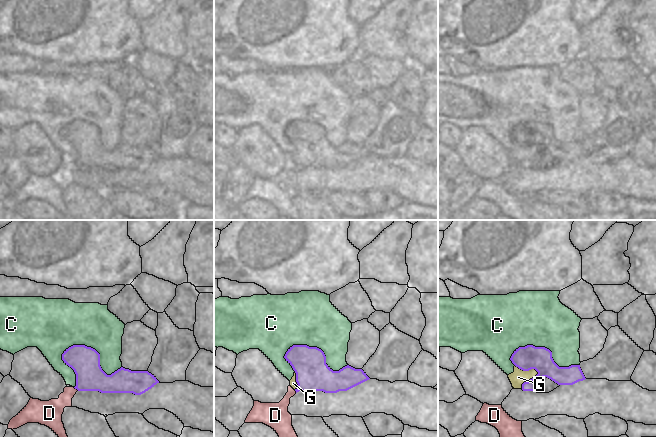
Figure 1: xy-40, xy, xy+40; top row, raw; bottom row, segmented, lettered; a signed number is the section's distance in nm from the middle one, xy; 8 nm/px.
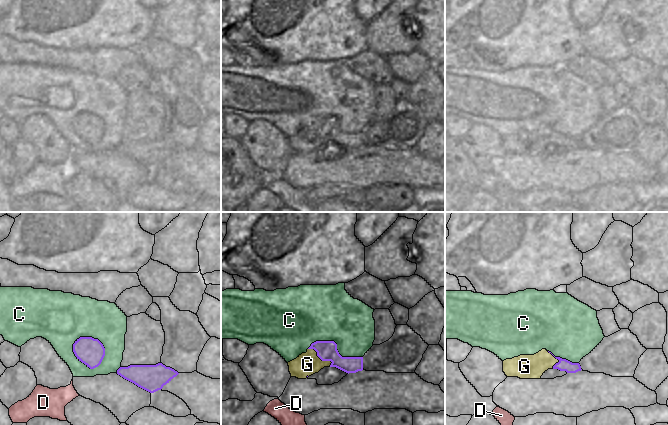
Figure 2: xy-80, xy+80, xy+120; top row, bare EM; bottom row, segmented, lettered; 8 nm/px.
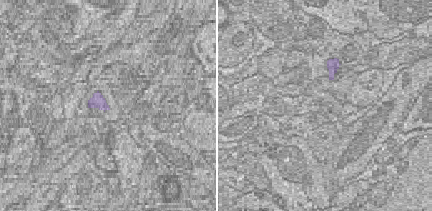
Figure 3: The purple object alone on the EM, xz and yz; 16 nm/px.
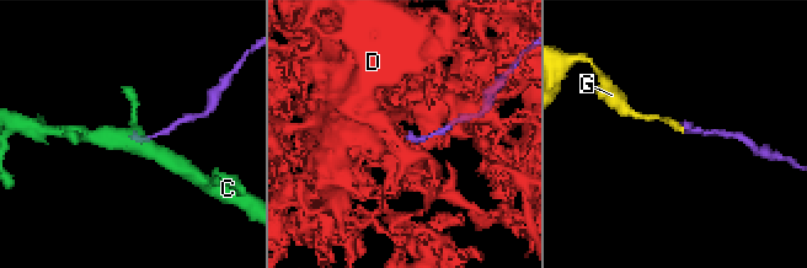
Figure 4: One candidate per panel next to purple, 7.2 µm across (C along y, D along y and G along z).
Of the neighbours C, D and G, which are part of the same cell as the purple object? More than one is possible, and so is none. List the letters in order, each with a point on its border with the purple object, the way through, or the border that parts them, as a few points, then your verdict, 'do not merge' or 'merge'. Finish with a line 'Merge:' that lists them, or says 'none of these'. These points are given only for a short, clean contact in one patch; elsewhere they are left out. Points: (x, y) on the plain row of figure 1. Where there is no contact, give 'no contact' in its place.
C: meets purple in xy-40 at (97, 128); do not merge
D: meets purple in xy-40 at (76, 164); do not merge
G: meets purple in xy+40 at (527, 146); runs through xy+40 (529, 133), (527, 146), (518, 153); merge
Merge: G

